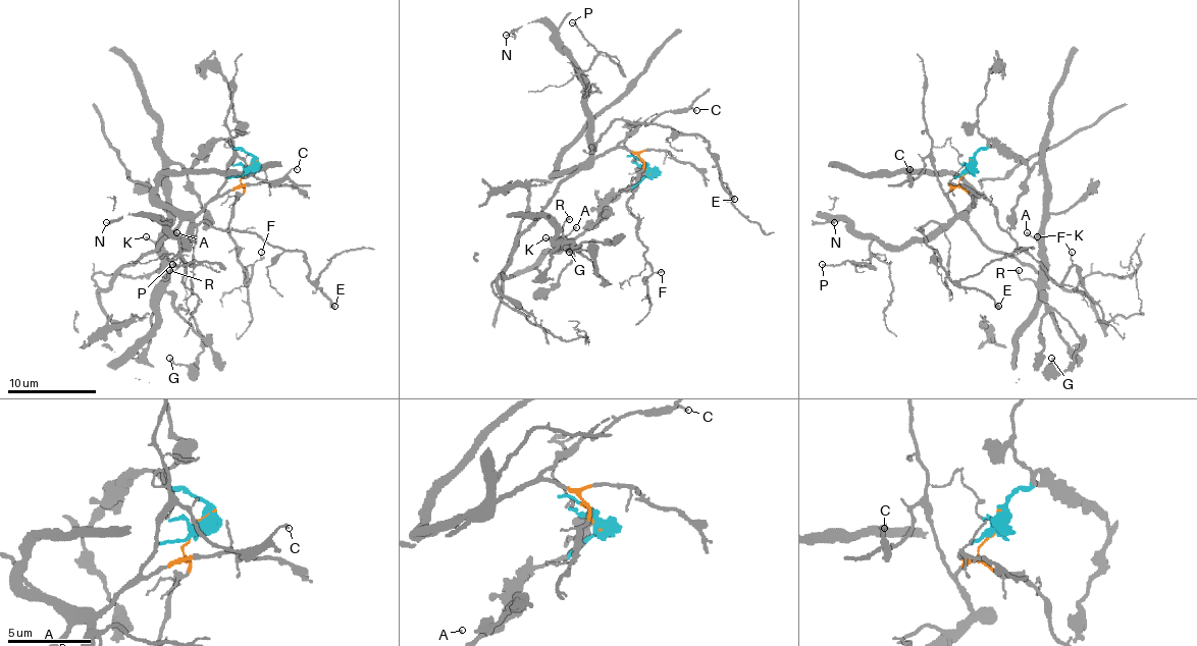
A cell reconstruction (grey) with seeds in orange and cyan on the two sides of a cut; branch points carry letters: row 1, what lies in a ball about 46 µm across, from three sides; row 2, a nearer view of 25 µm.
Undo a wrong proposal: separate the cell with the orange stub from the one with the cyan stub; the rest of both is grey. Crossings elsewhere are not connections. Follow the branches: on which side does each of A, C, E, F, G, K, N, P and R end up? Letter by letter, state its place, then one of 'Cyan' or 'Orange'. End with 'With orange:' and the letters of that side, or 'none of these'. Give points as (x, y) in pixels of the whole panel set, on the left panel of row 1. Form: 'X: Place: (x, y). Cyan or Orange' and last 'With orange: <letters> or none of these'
A: Place: (176, 232). Cyan
C: Place: (297, 169). Orange
E: Place: (334, 306). Orange
F: Place: (261, 252). Orange
G: Place: (169, 358). Cyan
K: Place: (146, 236). Cyan
N: Place: (106, 222). Orange
P: Place: (172, 264). Orange
R: Place: (169, 270). Cyan
With orange: C, E, F, N, P

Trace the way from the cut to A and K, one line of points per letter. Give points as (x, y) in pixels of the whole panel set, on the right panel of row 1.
A: (971, 167), (975, 154), (992, 139), (1030, 170), (1037, 163), (1041, 167), (1043, 227), (1035, 236), (1026, 231)
K: (971, 167), (975, 154), (992, 139), (997, 139), (1030, 170), (1037, 163), (1043, 174), (1041, 240), (1037, 236)

